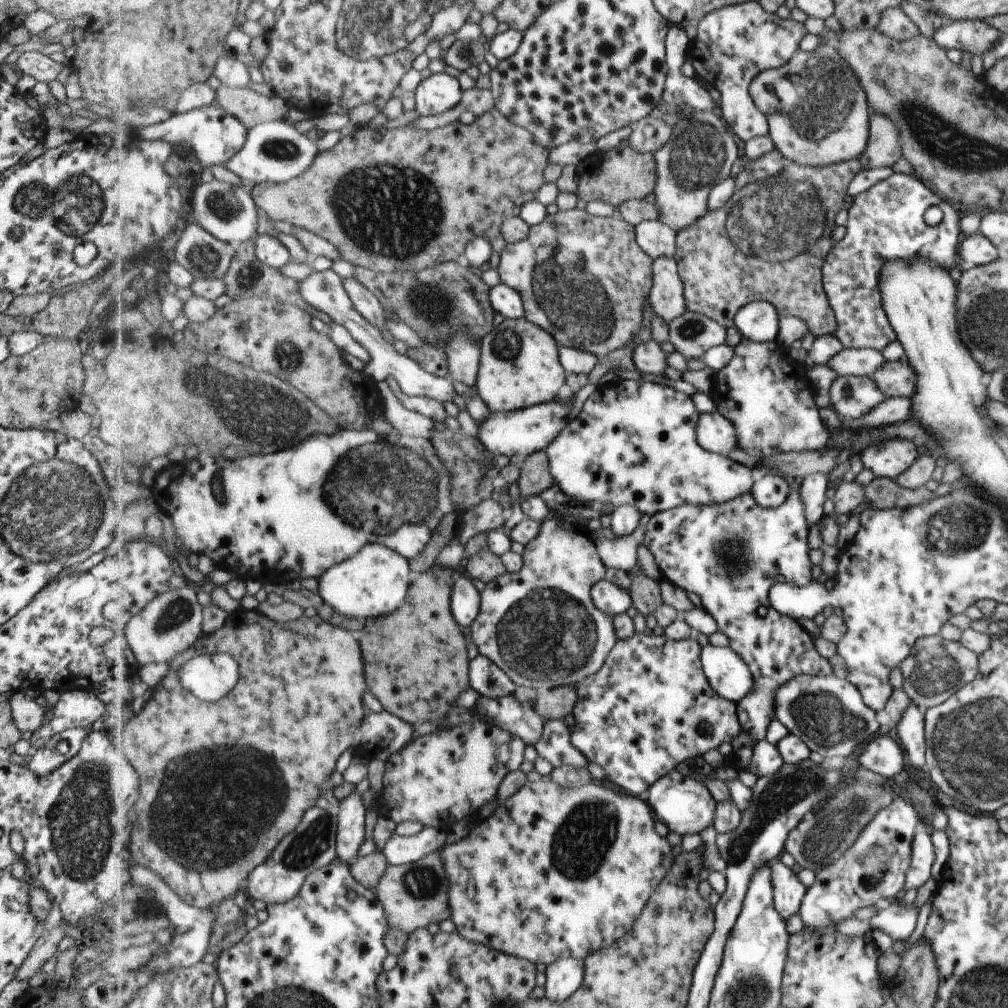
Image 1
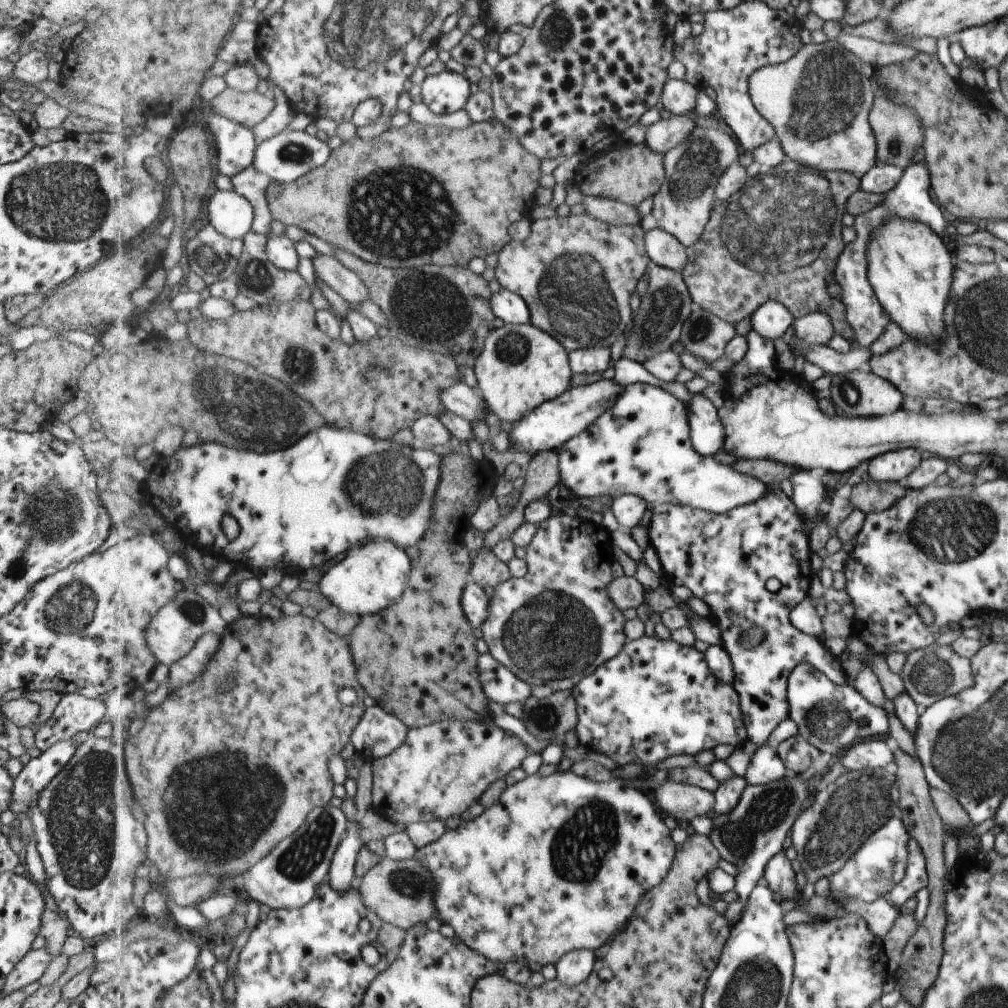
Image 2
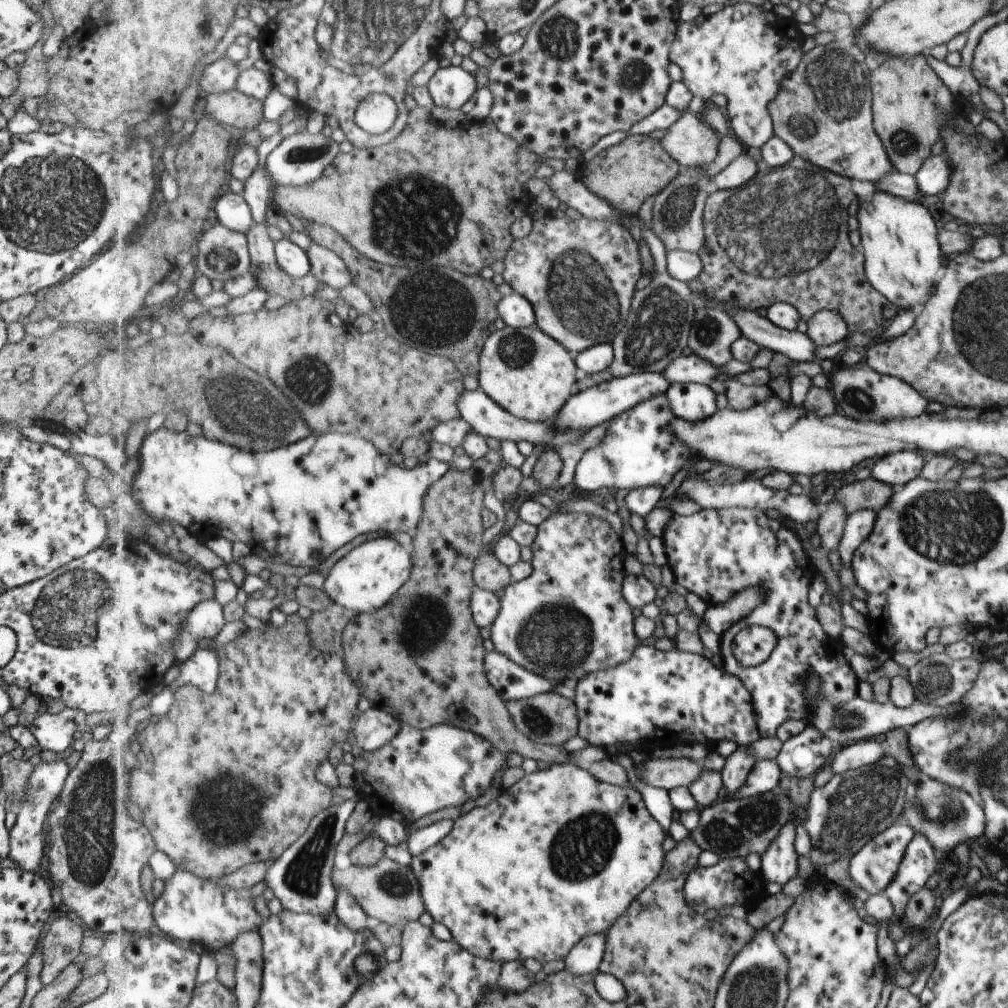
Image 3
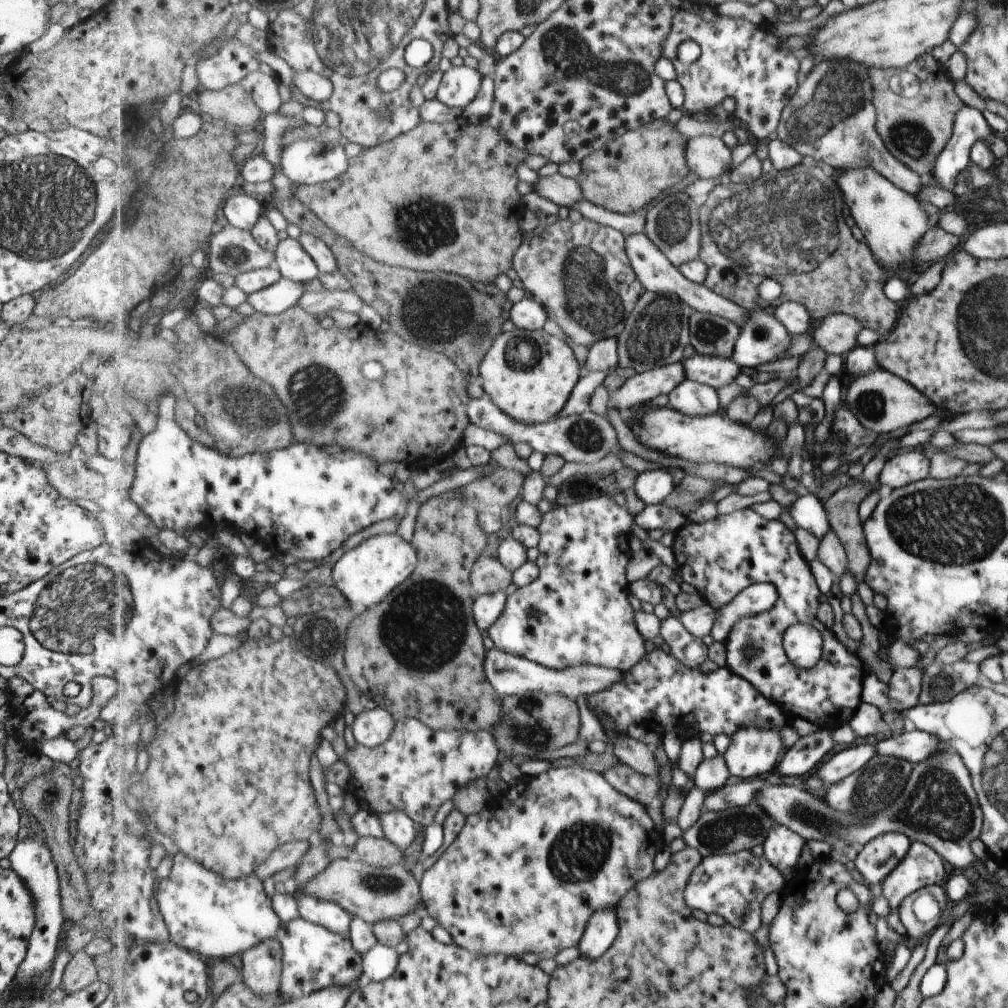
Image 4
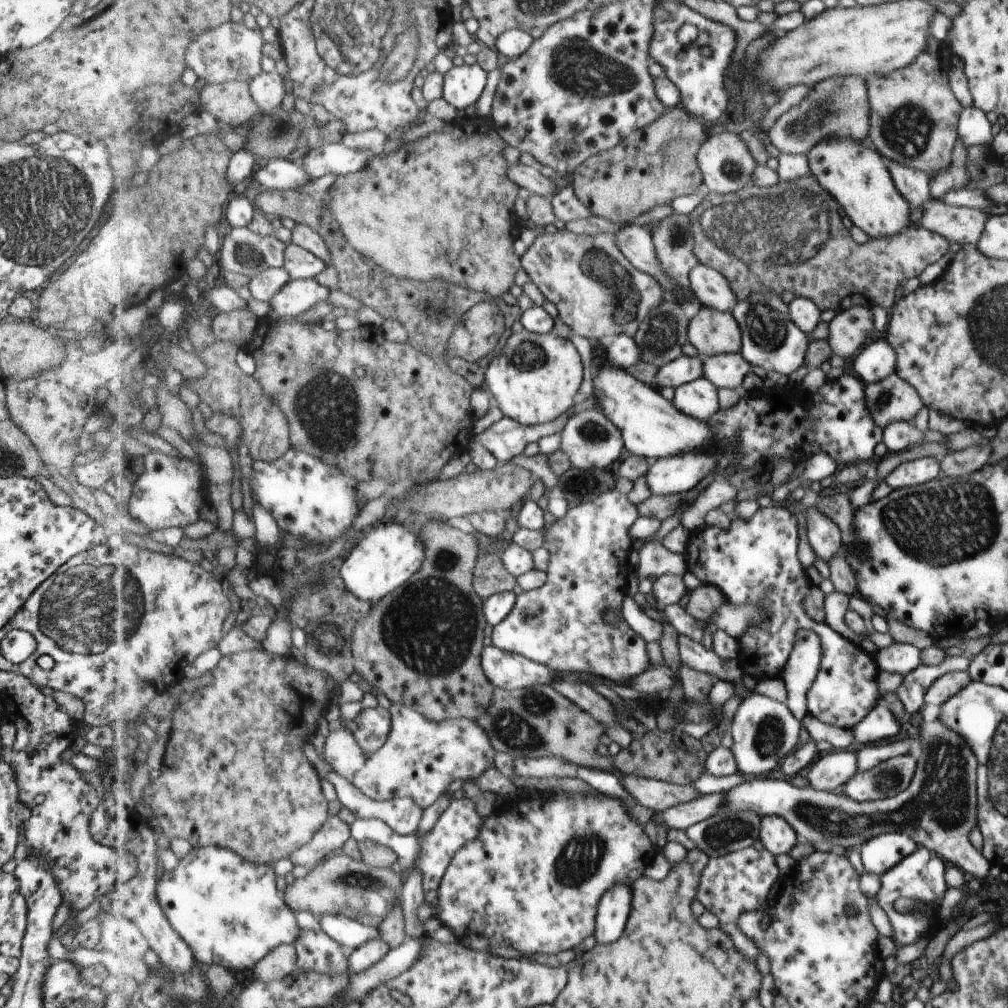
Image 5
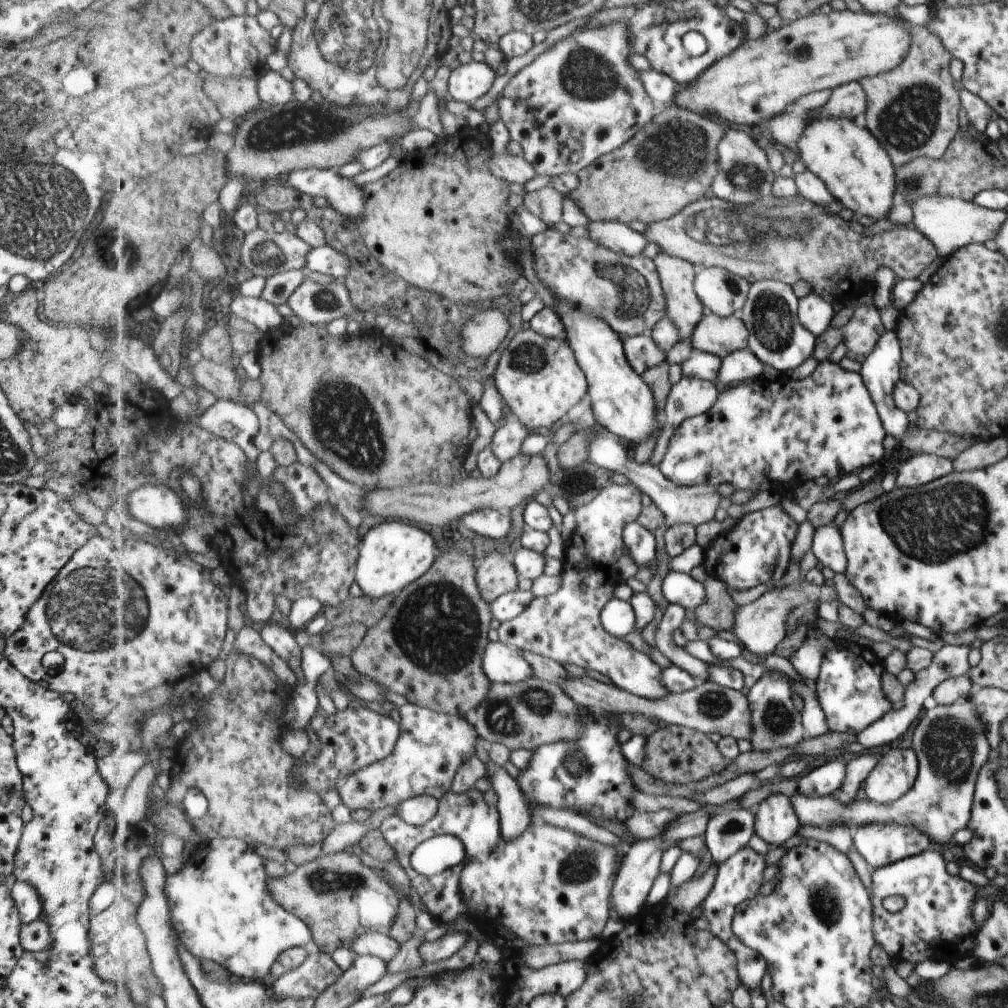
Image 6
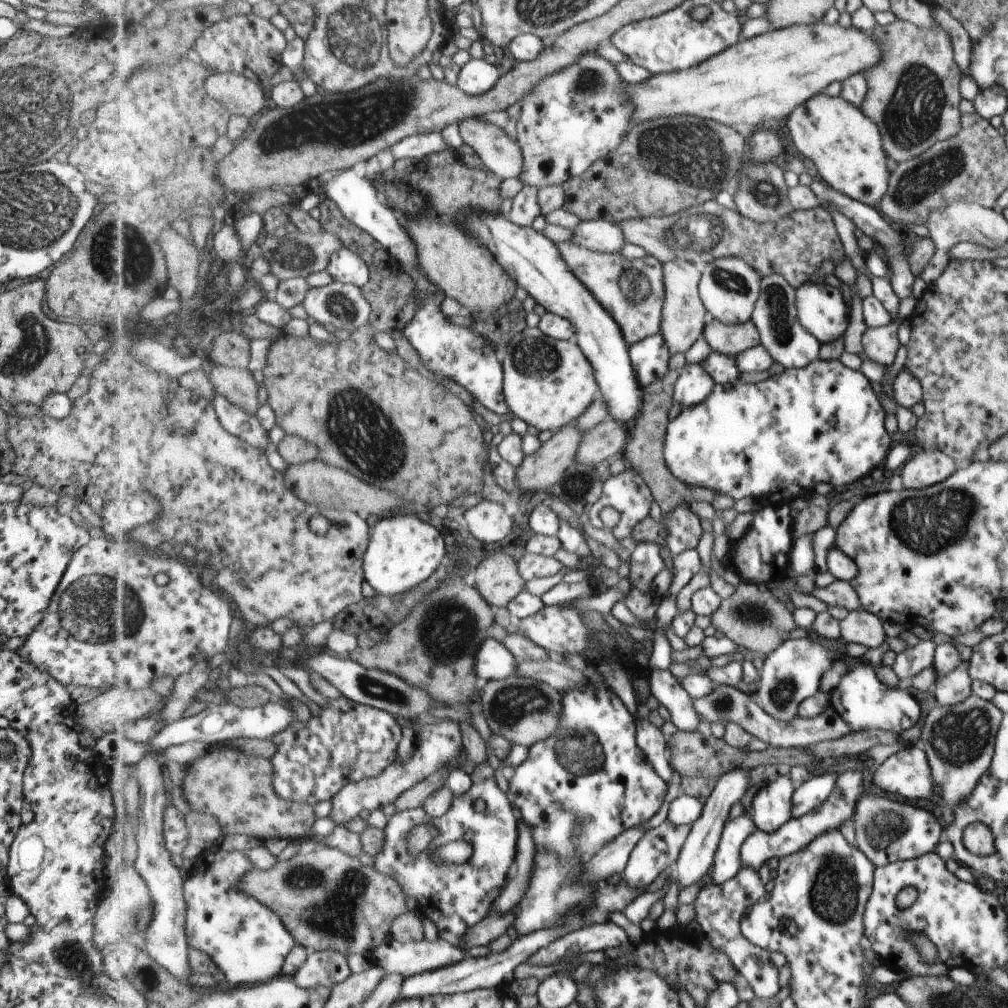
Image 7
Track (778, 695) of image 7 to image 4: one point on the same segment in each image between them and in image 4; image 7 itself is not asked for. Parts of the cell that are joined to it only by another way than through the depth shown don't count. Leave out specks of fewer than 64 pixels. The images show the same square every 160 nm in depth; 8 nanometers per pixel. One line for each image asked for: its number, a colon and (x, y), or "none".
4: (754, 752)
5: (764, 732)
6: (776, 723)

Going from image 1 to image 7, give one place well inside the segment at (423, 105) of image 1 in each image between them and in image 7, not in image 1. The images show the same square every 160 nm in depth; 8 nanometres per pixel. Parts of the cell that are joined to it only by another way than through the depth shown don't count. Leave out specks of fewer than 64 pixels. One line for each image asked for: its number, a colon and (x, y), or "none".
2: (447, 92)
3: (451, 87)
4: (460, 86)
5: (463, 85)
6: (468, 82)
7: (477, 77)

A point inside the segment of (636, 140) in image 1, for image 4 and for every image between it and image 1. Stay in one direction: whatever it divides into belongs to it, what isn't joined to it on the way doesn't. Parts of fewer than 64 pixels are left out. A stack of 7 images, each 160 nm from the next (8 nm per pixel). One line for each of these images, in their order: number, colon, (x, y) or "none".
2: (665, 134)
3: (692, 142)
4: (709, 157)

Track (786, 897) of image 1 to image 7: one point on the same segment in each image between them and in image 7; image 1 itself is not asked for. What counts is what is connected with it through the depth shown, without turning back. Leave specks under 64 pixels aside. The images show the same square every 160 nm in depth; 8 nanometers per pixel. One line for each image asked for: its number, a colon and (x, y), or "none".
2: (779, 876)
3: (778, 863)
4: (782, 846)
5: (776, 836)
6: (776, 822)
7: (771, 806)

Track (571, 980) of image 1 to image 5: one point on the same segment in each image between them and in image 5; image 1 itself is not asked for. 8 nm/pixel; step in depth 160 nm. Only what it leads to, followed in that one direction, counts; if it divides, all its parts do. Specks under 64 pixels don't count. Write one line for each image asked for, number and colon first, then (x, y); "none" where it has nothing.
2: (575, 967)
3: (586, 958)
4: (604, 928)
5: (615, 908)

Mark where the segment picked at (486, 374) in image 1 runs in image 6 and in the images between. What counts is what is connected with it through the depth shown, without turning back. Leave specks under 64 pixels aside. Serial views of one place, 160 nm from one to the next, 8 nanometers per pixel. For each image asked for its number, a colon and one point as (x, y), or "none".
2: (522, 367)
3: (532, 375)
4: (530, 375)
5: (536, 378)
6: (540, 379)

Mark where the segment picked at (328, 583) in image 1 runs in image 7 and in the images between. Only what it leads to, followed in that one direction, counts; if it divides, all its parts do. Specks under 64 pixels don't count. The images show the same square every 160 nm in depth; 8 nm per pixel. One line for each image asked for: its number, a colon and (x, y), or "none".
2: (371, 578)
3: (368, 577)
4: (368, 573)
5: (389, 555)
6: (393, 555)
7: (403, 551)

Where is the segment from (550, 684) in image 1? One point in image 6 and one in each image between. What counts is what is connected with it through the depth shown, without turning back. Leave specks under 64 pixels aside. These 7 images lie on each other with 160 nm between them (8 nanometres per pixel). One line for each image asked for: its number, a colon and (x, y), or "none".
2: (562, 604)
3: (570, 615)
4: (577, 612)
5: (562, 625)
6: (566, 626)

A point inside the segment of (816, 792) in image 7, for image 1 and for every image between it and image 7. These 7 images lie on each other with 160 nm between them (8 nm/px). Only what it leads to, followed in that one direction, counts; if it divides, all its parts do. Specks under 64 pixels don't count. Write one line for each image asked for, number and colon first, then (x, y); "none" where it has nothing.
1: (884, 756)
2: (872, 754)
3: (861, 753)
4: (847, 761)
5: (831, 771)
6: (824, 780)

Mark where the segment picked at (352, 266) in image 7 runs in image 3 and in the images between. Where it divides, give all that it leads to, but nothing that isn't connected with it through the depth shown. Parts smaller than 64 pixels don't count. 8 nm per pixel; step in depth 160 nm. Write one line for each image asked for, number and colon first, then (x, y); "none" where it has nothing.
3: (295, 262)
4: (294, 262)
5: (301, 264)
6: (326, 260)

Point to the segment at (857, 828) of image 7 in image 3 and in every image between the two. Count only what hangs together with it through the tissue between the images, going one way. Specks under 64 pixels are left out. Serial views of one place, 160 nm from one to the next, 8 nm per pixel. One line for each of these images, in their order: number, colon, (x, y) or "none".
3: (873, 867)
4: (876, 859)
5: (879, 854)
6: (879, 845)

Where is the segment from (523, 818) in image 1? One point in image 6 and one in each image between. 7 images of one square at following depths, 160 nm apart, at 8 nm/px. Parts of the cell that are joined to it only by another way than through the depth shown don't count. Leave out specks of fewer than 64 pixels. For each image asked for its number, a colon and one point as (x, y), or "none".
2: (592, 850)
3: (498, 881)
4: (525, 875)
5: (533, 880)
6: (551, 885)

